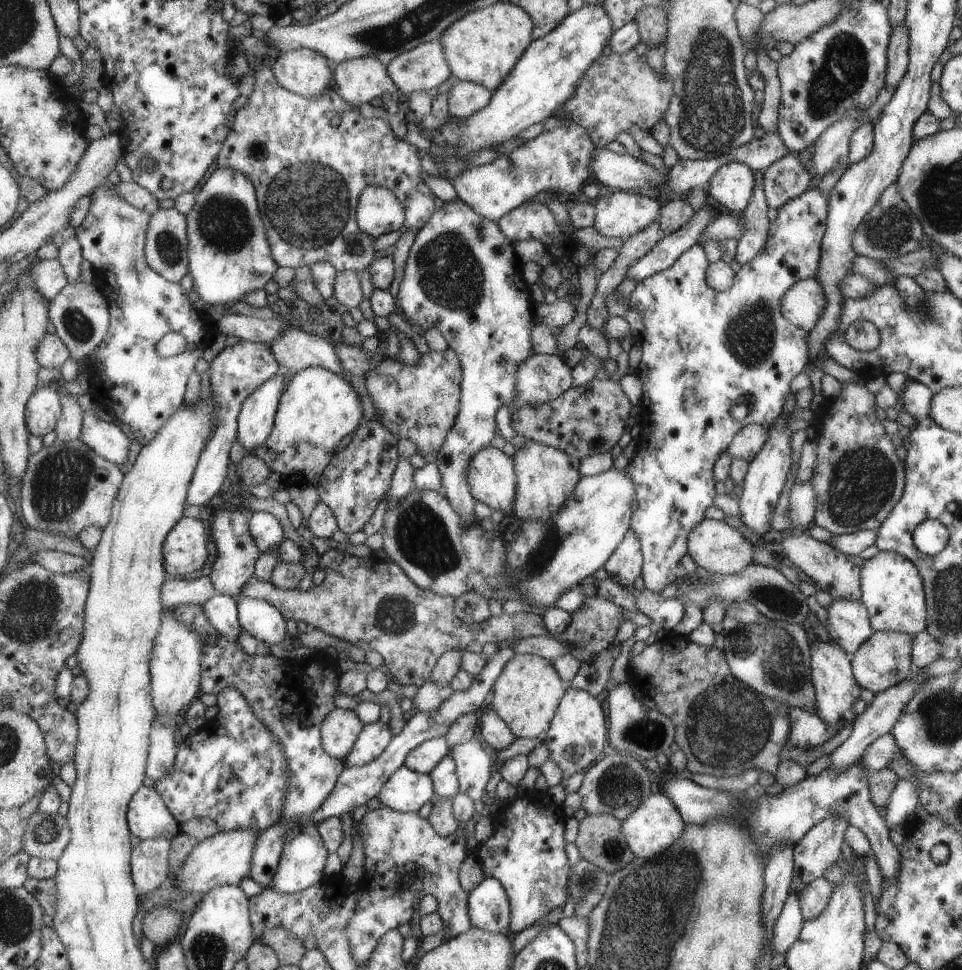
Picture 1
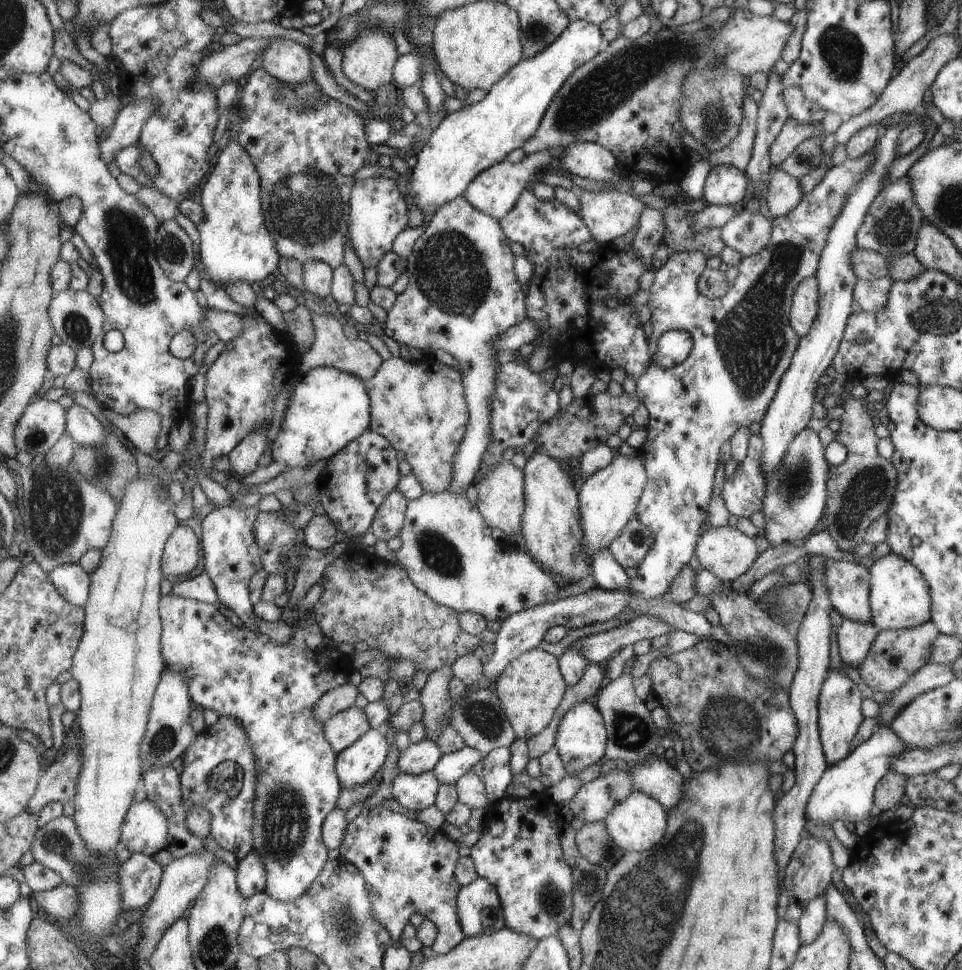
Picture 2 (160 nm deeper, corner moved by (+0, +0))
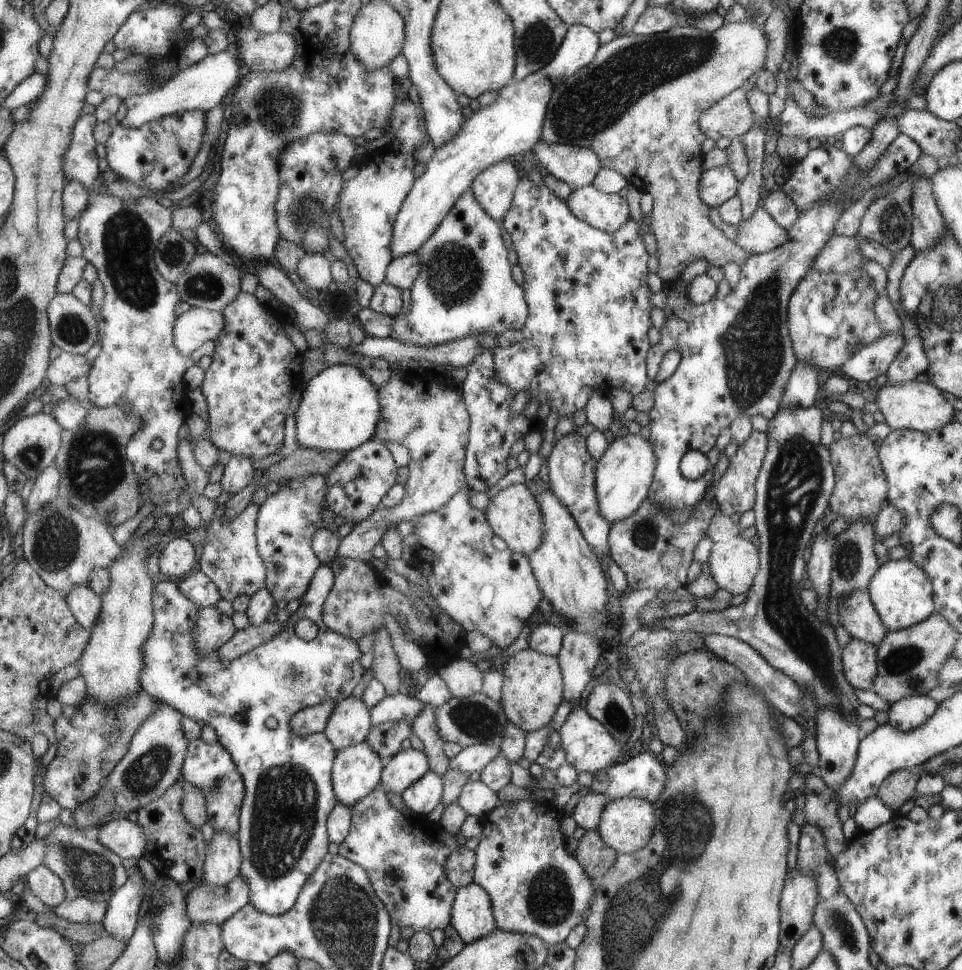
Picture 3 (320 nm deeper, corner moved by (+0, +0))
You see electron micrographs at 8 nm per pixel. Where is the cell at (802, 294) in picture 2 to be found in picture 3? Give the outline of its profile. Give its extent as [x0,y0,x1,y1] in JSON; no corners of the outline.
[787,268,883,372]

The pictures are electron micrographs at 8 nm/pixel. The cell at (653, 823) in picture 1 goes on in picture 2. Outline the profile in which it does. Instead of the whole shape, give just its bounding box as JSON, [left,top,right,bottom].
[605,791,667,852]

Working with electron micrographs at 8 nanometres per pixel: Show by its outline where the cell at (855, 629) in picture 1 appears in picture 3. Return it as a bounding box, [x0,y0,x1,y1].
[842,636,878,690]

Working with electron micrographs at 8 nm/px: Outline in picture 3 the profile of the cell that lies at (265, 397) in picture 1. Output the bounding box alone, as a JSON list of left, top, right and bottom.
[219,454,255,496]

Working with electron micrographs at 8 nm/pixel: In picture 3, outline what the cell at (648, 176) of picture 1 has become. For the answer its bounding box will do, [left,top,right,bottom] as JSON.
[533,140,602,189]

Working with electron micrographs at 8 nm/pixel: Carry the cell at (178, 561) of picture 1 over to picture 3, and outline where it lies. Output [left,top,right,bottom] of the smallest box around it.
[155,537,199,578]

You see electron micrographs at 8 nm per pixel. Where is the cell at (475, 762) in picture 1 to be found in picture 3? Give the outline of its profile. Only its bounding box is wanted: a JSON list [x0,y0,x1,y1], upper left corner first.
[458,779,502,819]

